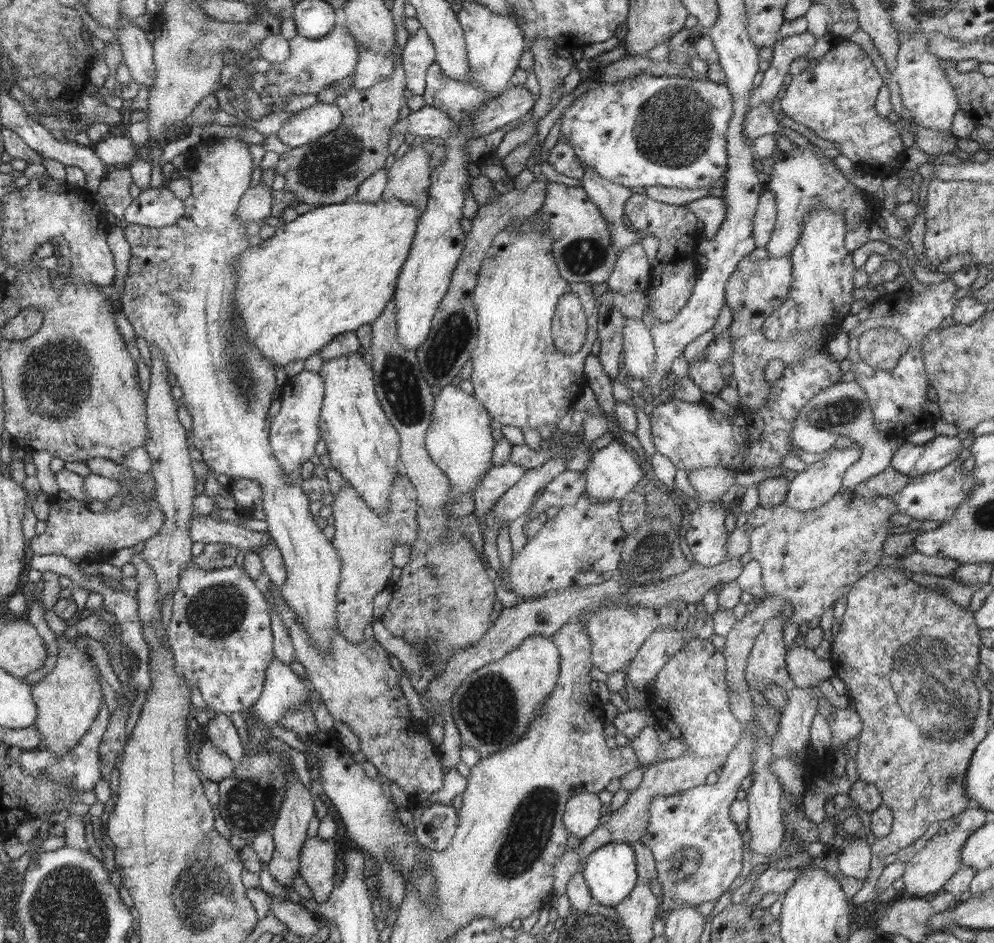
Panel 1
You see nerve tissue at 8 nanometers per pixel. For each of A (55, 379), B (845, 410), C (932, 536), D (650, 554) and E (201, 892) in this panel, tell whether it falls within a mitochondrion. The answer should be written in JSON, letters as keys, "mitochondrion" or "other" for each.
{"A":"mitochondrion","B":"mitochondrion","C":"other","D":"mitochondrion","E":"mitochondrion"}

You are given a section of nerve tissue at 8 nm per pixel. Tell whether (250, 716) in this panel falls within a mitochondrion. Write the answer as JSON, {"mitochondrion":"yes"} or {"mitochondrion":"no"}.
{"mitochondrion":"no"}

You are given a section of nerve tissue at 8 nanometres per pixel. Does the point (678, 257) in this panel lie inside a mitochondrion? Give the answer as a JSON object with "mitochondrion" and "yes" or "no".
{"mitochondrion":"no"}

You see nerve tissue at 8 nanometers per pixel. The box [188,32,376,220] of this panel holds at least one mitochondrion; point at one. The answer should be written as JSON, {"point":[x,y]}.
{"point":[323,168]}

